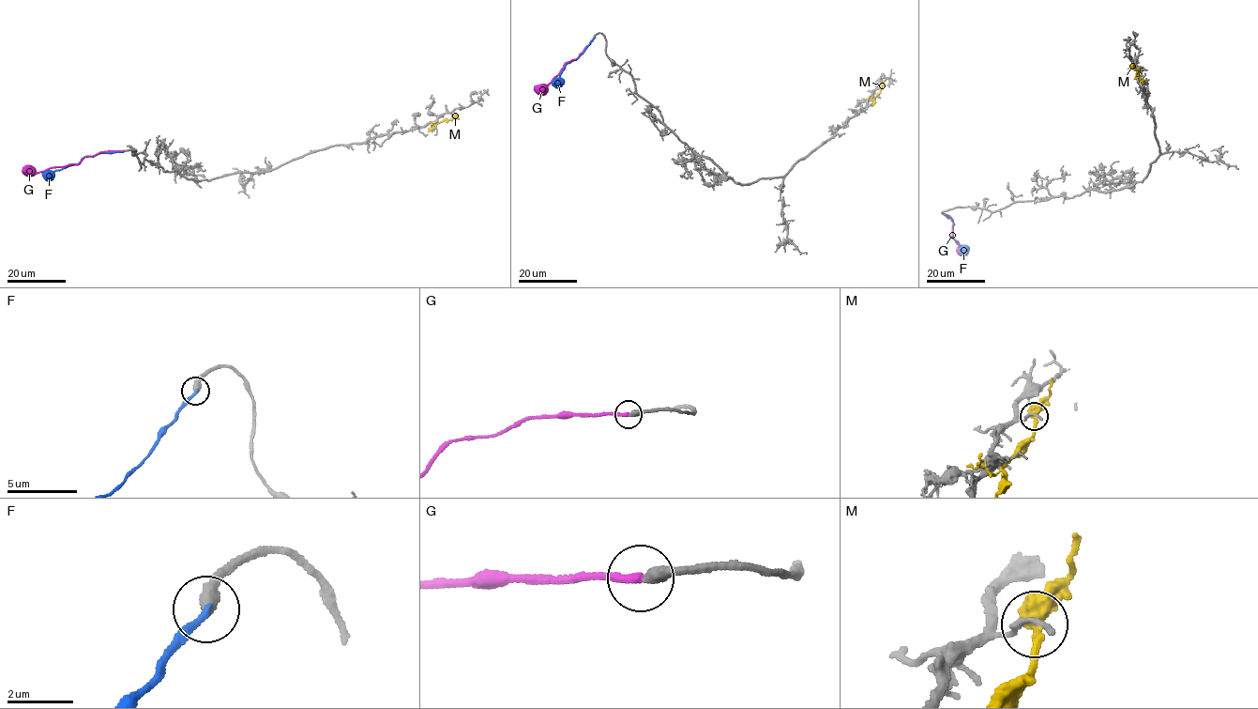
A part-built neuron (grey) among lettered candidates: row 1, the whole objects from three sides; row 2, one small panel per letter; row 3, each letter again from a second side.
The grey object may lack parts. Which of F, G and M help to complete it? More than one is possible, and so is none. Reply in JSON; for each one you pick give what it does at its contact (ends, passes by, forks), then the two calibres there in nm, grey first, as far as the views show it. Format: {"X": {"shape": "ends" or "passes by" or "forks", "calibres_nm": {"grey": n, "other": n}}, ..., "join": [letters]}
{"G": {"shape": "ends", "calibres_nm": {"grey": 420, "other": 280}}, "join": ["G"]}

